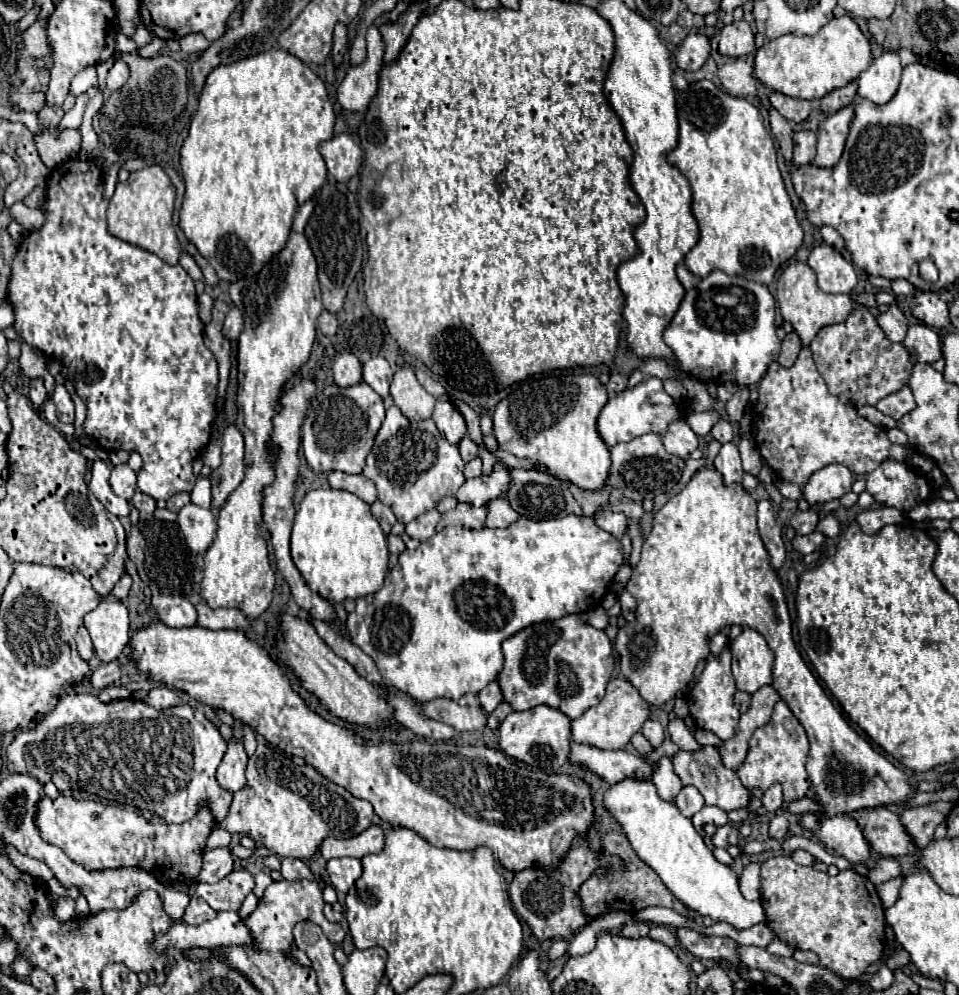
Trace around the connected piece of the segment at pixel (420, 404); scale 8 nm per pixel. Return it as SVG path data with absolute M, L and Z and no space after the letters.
M401 367L395 373L391 381L391 395L395 399L395 405L409 421L431 419L437 399L419 385L413 369Z

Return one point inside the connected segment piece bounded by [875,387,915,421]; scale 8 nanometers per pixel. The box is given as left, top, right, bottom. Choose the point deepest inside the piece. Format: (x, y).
(896, 405)

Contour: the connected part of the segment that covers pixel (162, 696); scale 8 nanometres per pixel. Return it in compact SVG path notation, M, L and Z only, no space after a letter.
M155 687L151 689L145 699L143 699L147 705L155 707L155 709L167 709L167 707L175 707L181 703L181 699L177 697L177 693L169 687Z

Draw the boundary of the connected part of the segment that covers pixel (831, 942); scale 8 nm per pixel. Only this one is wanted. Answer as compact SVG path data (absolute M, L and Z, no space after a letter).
M771 857L761 867L761 903L767 915L767 925L771 931L783 939L787 945L797 945L799 949L807 949L819 955L821 965L827 965L835 973L847 979L857 979L863 975L871 961L881 957L885 949L885 915L883 903L877 899L875 885L853 869L839 871L835 877L813 867L797 865L791 857Z

